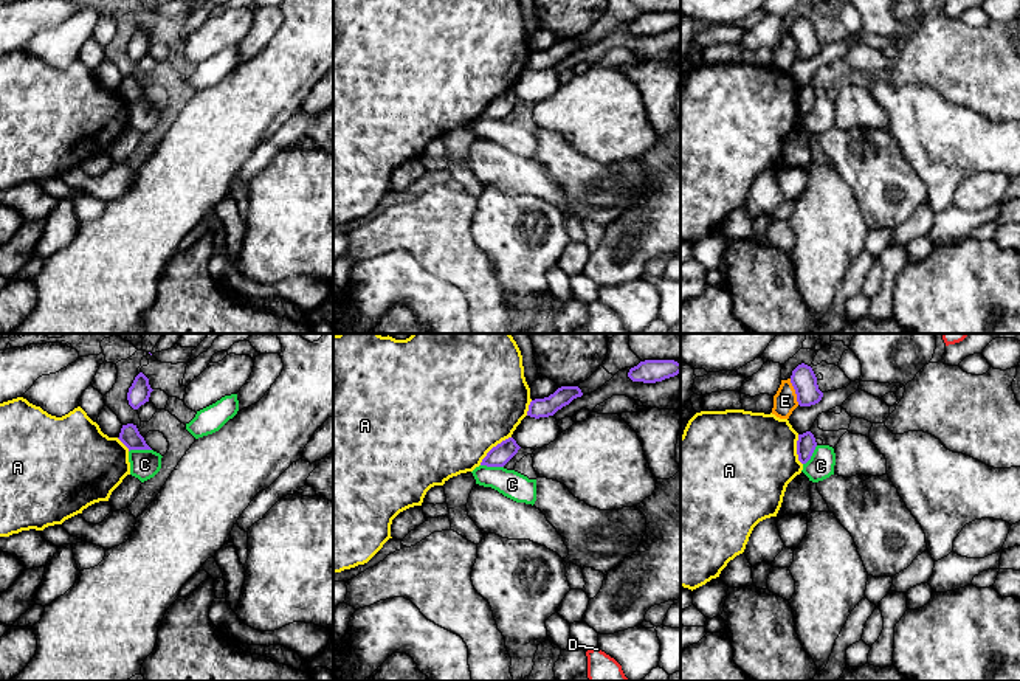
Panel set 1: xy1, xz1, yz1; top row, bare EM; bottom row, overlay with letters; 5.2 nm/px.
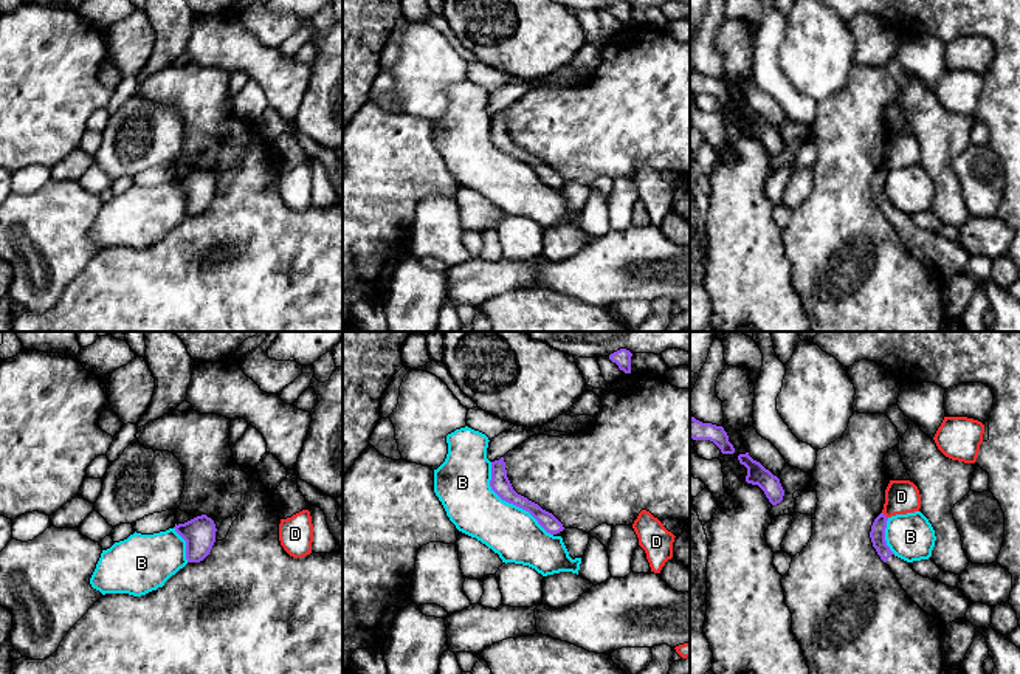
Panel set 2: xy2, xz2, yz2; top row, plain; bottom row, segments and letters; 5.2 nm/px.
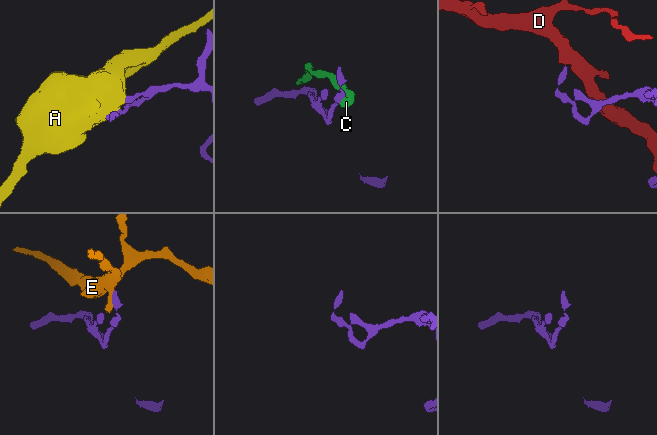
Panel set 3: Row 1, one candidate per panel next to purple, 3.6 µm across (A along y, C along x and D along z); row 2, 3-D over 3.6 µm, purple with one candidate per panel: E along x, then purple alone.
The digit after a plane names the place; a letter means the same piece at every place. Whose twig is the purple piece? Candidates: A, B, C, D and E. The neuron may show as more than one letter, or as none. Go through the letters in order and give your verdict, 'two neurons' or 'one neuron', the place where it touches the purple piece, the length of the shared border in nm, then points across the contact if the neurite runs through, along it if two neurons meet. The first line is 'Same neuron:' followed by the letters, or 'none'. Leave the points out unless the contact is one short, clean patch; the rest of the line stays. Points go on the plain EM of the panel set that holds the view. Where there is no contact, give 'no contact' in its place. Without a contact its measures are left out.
Same neuron: none
A: two neurons; meets purple in xz1 at (493, 100); contact 220 nm long; border along xz1 (510, 89), (498, 95), (479, 117)
B: two neurons; meets purple in xz2 at (509, 155); contact 500 nm long
C: two neurons; meets purple in xy1 at (140, 101); contact 120 nm long; border along xy1 (151, 101), (132, 101), (129, 104)
D: two neurons; meets purple in yz2 at (884, 168); contact 50 nm long; border along yz2 (882, 165), (887, 171)
E: two neurons; meets purple in yz1 at (796, 44); contact 140 nm long; border along yz1 (789, 31), (799, 56)

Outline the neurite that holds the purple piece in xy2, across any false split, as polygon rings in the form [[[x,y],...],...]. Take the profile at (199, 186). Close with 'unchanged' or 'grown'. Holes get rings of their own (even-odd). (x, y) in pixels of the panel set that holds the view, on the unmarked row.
[[[202,167],[174,181],[186,194],[188,215],[200,215],[209,208],[217,184],[211,170]]]; unchanged

